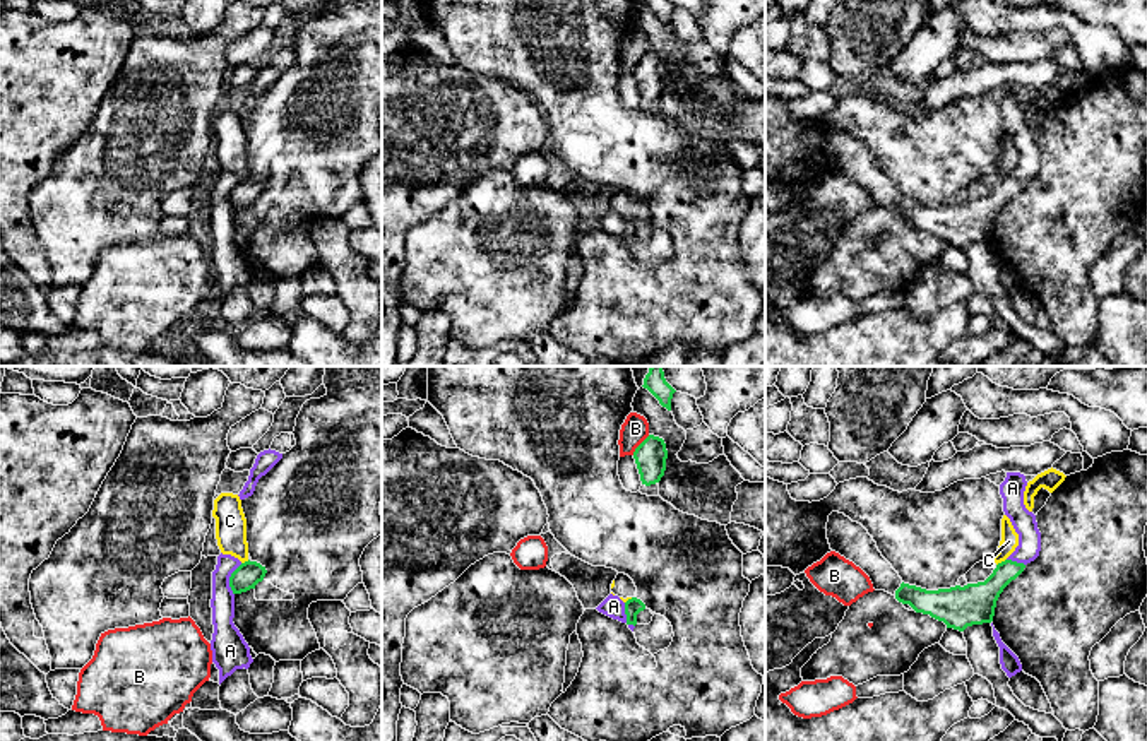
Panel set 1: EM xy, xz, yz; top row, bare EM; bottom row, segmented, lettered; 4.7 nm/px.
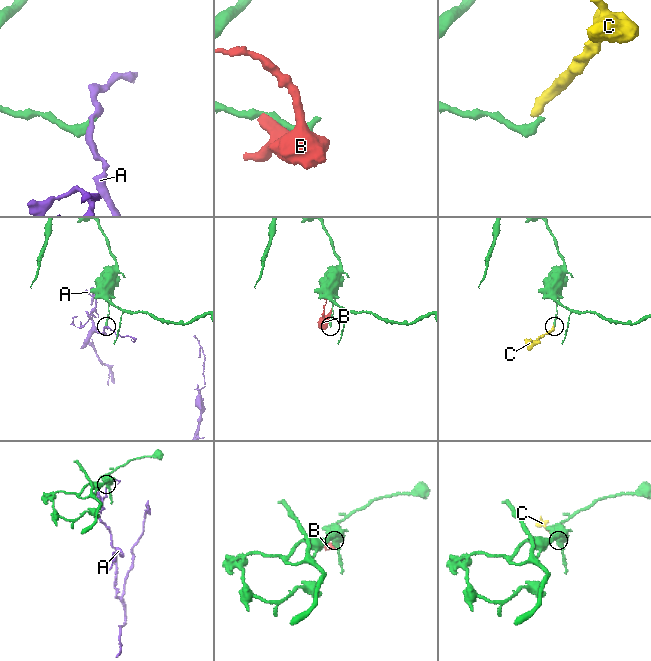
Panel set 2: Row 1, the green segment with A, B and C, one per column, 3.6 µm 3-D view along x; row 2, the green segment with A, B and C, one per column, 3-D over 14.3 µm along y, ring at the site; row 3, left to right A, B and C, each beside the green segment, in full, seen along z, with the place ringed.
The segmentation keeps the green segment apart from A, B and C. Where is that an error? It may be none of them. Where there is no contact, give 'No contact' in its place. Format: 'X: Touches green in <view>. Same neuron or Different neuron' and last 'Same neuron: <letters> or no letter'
A: Touches green in xy. Different neuron
B: Touches green in xz. Different neuron
C: Touches green in yz. Different neuron
Same neuron: no letter

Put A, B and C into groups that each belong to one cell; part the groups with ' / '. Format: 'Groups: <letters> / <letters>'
Groups: A / B / C

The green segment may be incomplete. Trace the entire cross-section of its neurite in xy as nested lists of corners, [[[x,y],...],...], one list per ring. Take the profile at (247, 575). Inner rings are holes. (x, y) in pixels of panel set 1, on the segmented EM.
[[[248,560],[231,573],[229,587],[233,594],[247,592],[250,589],[255,589],[255,585],[264,580],[265,573],[265,566]]]

